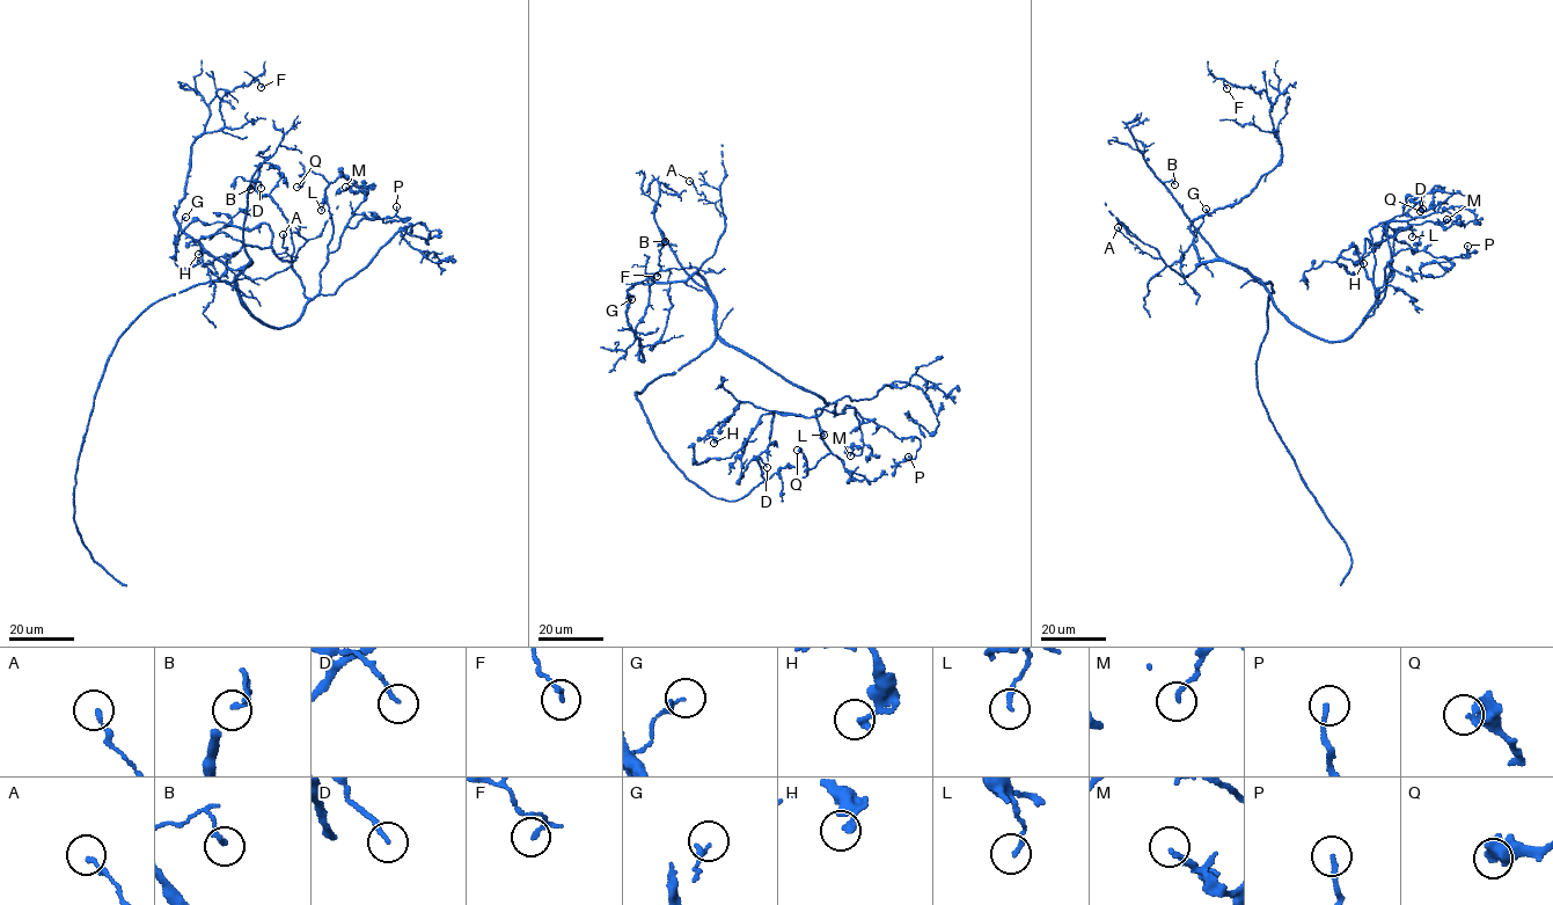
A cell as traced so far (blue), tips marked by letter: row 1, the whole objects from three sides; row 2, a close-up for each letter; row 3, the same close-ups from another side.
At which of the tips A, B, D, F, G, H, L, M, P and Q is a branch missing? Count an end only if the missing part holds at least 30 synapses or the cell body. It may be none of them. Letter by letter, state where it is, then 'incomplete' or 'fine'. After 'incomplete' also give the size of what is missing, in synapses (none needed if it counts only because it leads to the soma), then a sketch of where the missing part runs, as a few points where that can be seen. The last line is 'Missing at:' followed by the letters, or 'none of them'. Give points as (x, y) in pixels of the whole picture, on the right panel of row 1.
A: (1118, 227) | fine
B: (1174, 184) | fine
D: (1422, 209) | fine
F: (1226, 88) | fine
G: (1206, 209) | fine
H: (1363, 263) | fine
L: (1412, 236) | fine
M: (1447, 219) | fine
P: (1467, 246) | fine
Q: (1420, 211) | fine
Missing at: none of them

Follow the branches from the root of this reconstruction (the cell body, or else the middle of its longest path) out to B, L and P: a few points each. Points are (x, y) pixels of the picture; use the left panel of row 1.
B: (229, 283), (253, 262), (242, 236), (250, 189)
L: (229, 283), (255, 318), (277, 328), (293, 325), (319, 293), (328, 260), (332, 223), (324, 196), (321, 210)
P: (229, 283), (255, 318), (291, 326), (319, 293), (342, 233), (364, 218), (409, 220), (396, 206)

